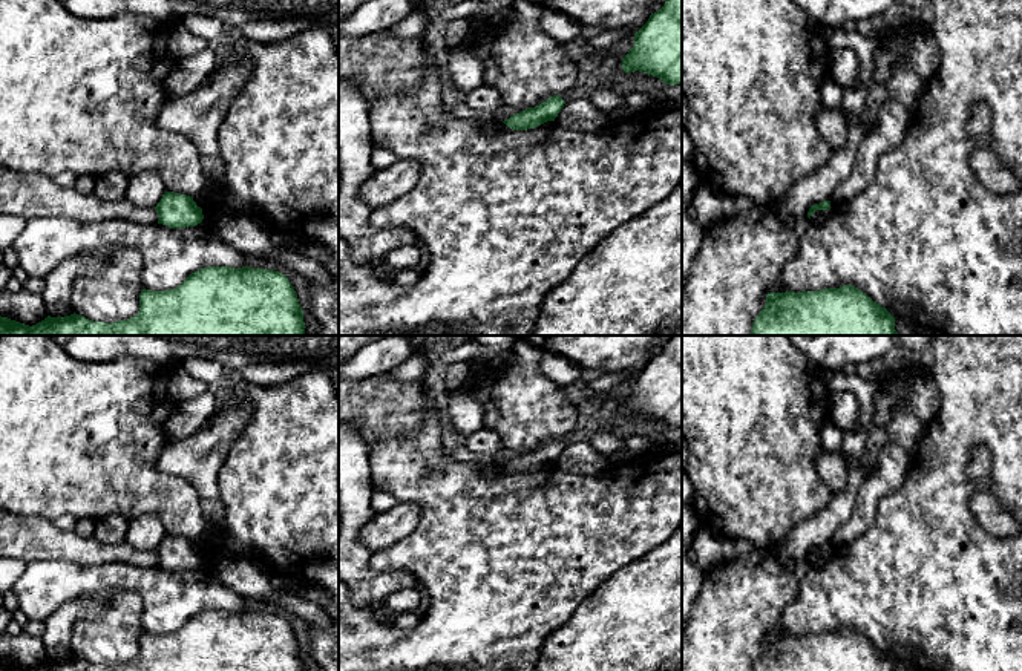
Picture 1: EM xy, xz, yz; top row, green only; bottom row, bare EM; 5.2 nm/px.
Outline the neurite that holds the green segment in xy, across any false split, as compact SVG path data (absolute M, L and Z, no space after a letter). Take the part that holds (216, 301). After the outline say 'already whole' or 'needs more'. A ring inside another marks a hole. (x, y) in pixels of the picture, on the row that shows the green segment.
M207 267L179 286L142 290L135 317L113 323L70 314L25 325L0 316L0 336L305 336L288 277L274 270Z; already whole

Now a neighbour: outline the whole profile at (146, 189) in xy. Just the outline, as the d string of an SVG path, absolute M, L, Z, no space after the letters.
M144 172L130 178L126 199L138 207L156 207L165 193L165 185L158 173Z

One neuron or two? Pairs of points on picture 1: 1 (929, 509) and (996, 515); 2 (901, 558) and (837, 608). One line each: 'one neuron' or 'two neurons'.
1: two neurons
2: one neuron

